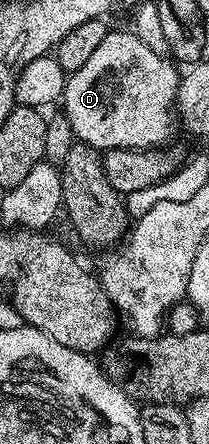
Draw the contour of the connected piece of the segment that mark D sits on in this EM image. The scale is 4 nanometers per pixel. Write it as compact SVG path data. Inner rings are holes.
M110 31L87 64L68 74L63 111L71 123L74 138L96 149L159 149L172 142L169 140L173 137L173 125L175 129L178 80L178 66L168 56L151 51L133 31Z

